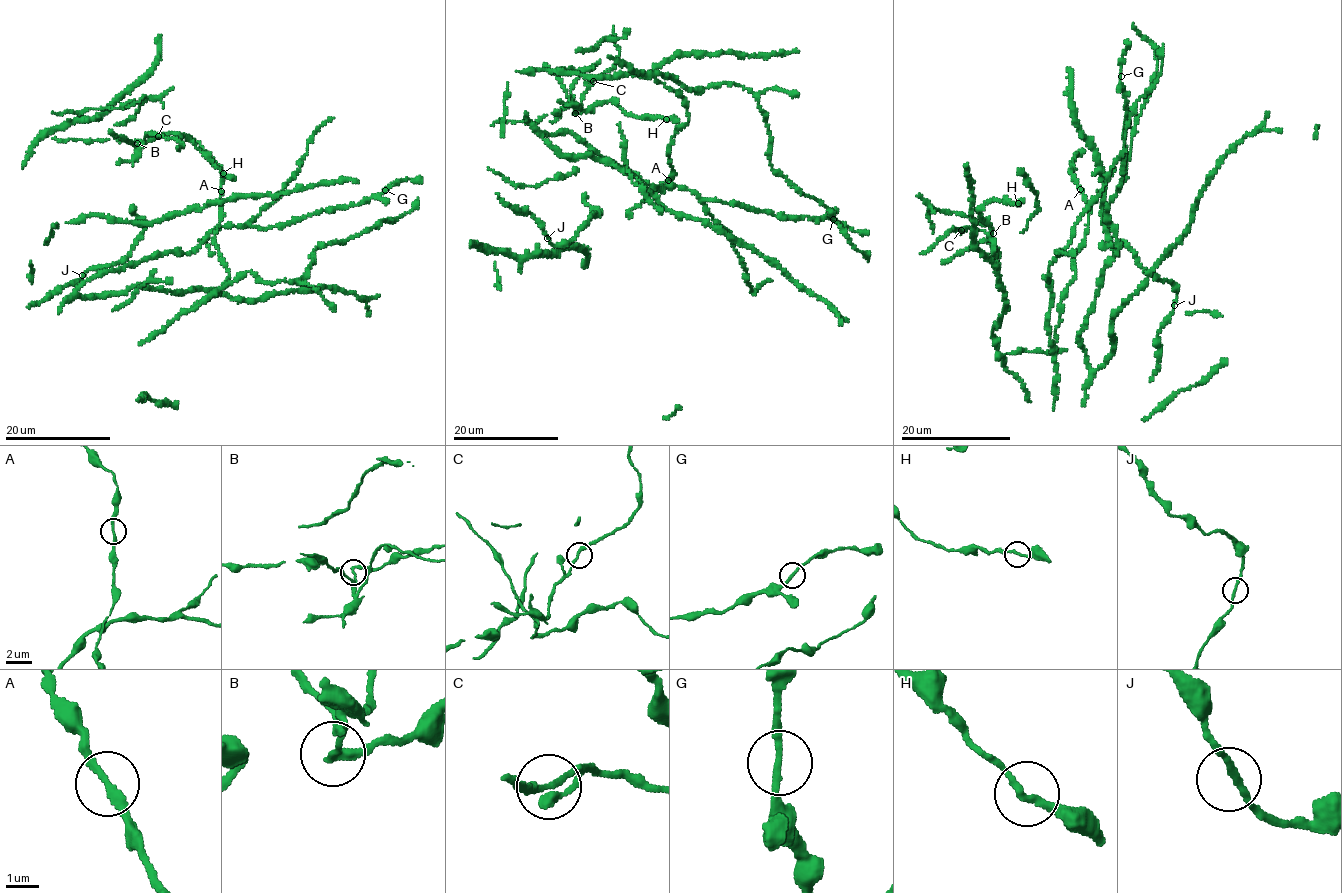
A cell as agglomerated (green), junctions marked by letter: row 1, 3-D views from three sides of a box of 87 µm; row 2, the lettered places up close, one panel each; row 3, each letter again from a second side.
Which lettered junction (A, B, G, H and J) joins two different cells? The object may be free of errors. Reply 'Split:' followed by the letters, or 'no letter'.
Split: B

